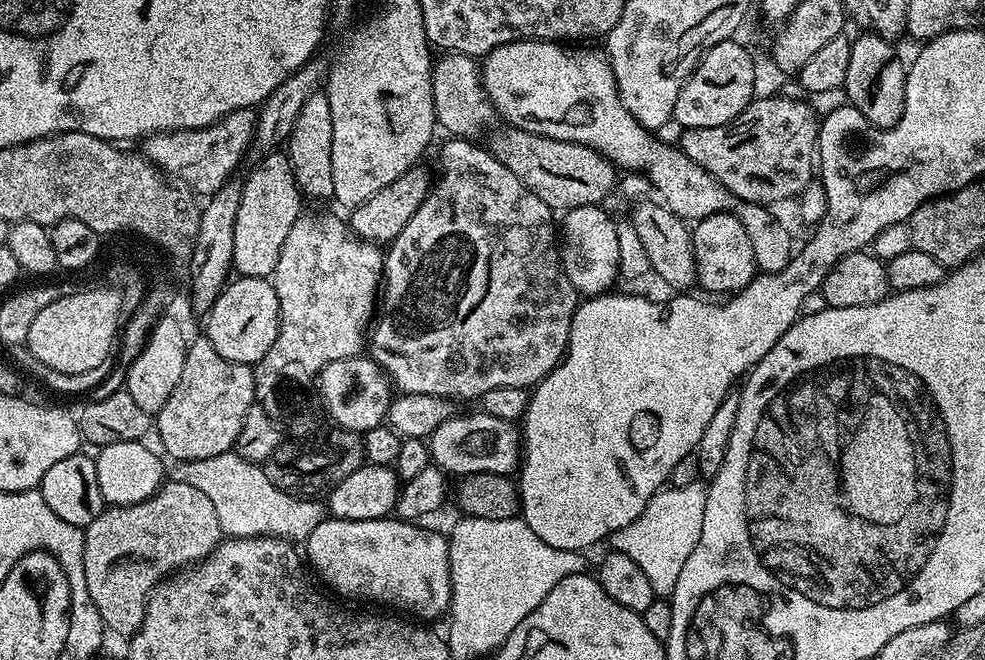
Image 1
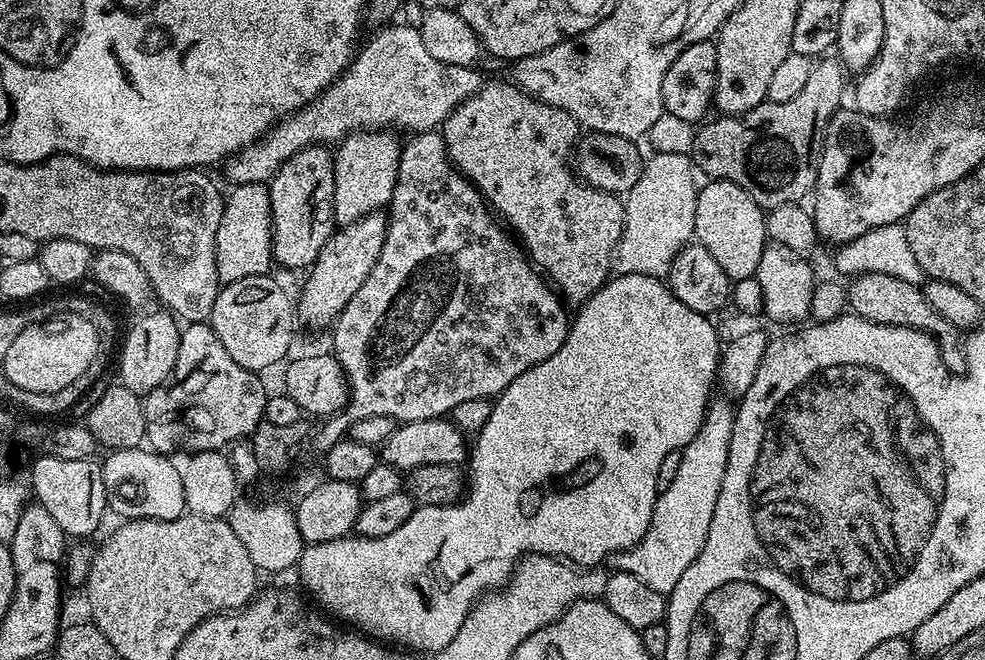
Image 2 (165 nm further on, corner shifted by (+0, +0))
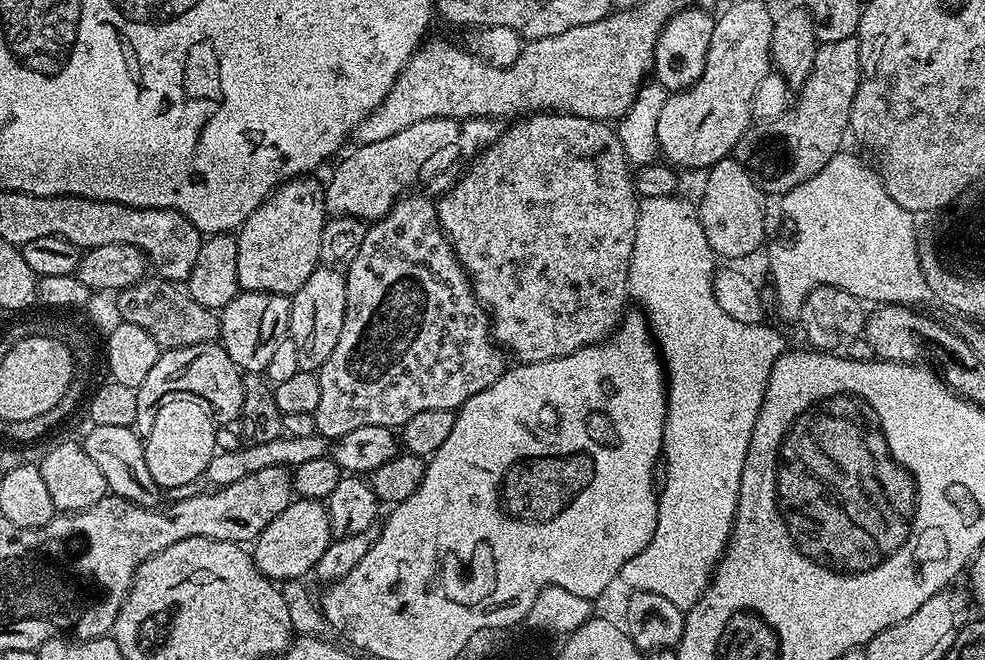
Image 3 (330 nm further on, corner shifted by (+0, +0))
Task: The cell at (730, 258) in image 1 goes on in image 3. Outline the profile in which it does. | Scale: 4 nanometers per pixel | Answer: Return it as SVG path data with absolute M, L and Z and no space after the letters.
M725 158L718 161L707 169L704 180L704 197L698 200L698 211L702 230L706 230L706 242L710 242L713 252L717 257L726 259L728 262L738 262L743 256L748 256L751 252L756 252L760 248L760 243L764 240L764 199L766 193L759 184L756 183L755 176L747 172L734 158Z

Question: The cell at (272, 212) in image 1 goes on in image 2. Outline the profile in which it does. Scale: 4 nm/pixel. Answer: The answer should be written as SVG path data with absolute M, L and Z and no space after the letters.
M237 184L231 189L232 193L227 193L222 210L222 222L218 222L218 234L216 235L216 265L218 266L218 278L221 285L230 282L238 282L242 278L251 276L263 276L269 271L268 267L273 267L272 259L272 211L270 210L270 194L268 193L268 184Z

